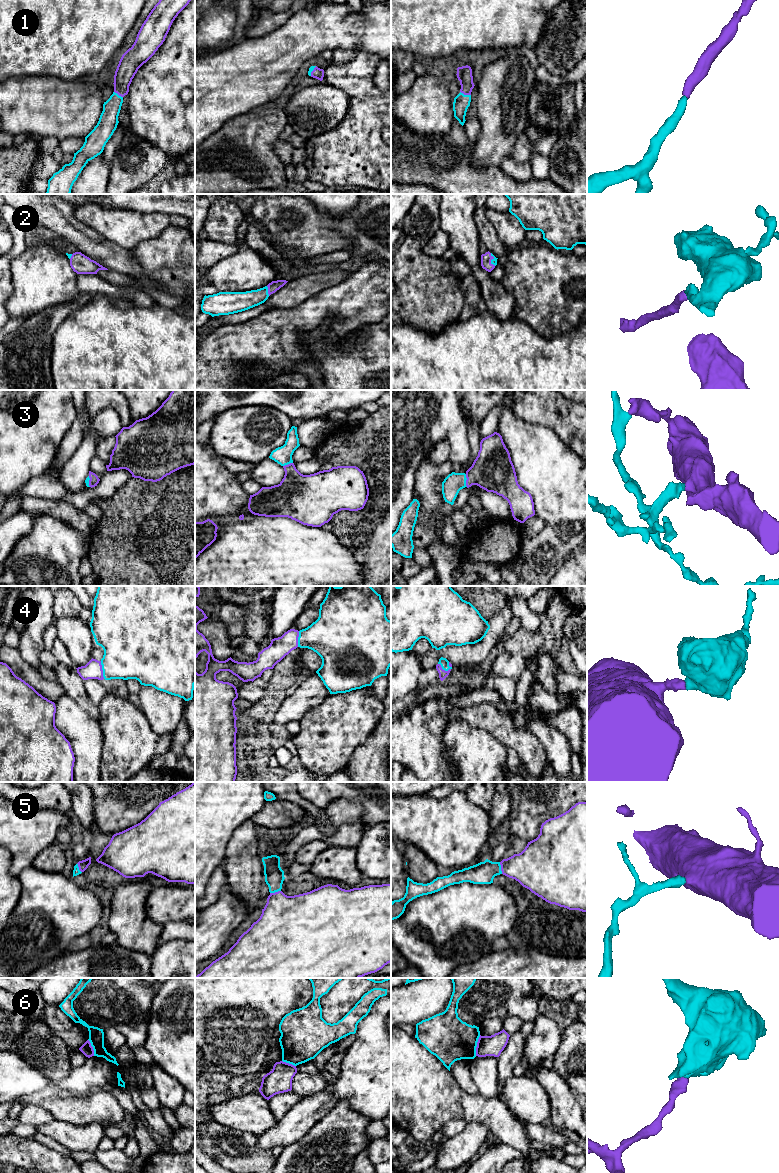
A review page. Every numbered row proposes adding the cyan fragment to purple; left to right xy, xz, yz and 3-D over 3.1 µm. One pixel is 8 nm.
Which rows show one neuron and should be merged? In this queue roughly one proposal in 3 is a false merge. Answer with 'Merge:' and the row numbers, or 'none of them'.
Merge: 1, 2, 3, 4, 5

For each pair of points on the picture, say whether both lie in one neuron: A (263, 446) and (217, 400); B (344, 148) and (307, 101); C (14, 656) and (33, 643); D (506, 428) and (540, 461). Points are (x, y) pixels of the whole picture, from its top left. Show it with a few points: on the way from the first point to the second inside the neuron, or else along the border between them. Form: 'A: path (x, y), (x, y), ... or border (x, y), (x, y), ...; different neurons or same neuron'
A: border (250, 405), (228, 408), (214, 418); different neurons
B: border (346, 112), (345, 116), (333, 128), (308, 138); different neurons
C: border (17, 648), (20, 655), (36, 669); different neurons
D: path (514, 435), (532, 453); same neuron

